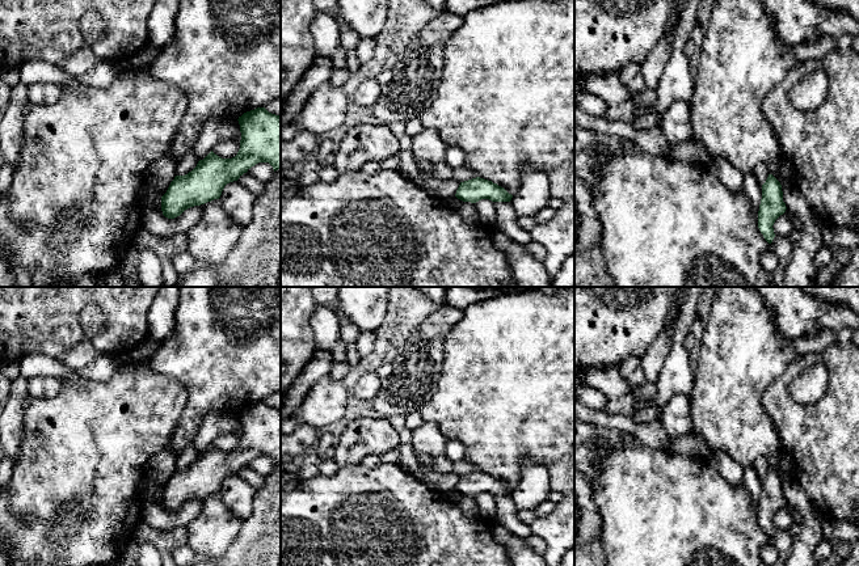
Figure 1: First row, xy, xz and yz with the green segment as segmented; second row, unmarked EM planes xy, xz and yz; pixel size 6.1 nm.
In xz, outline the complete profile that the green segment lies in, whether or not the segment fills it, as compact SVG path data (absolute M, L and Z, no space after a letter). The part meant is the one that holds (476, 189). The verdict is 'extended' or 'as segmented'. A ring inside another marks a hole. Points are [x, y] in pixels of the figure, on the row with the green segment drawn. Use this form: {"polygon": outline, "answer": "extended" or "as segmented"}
{"polygon": "M480 177L460 182L455 197L463 202L471 203L476 203L481 199L510 202L513 198L504 187Z", "answer": "as segmented"}

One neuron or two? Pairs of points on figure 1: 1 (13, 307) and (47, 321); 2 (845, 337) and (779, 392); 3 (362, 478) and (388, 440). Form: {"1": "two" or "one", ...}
{"1": "one", "2": "two", "3": "two"}

